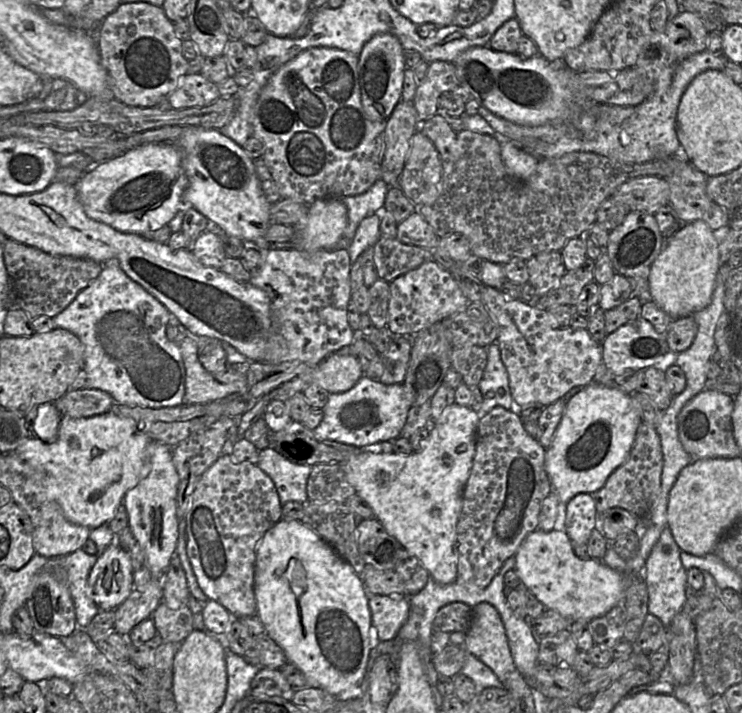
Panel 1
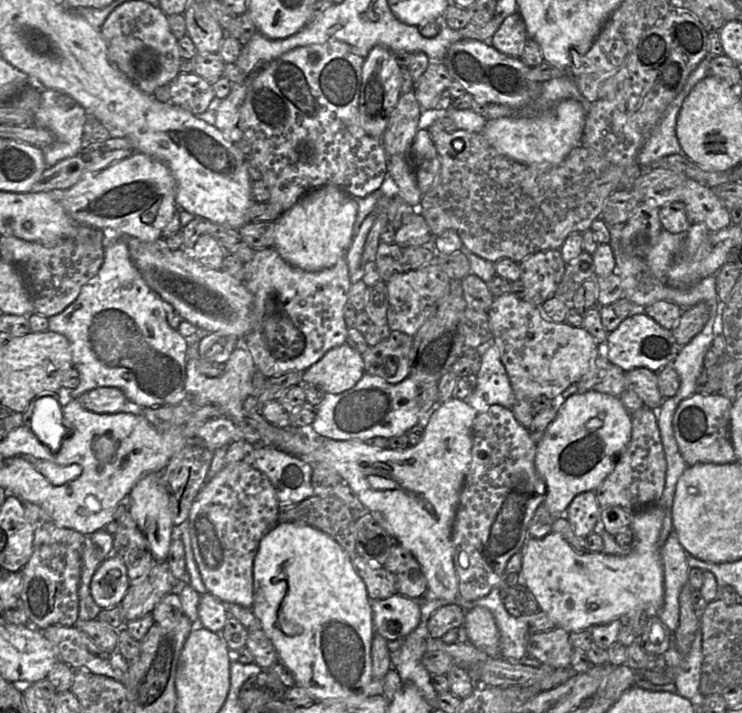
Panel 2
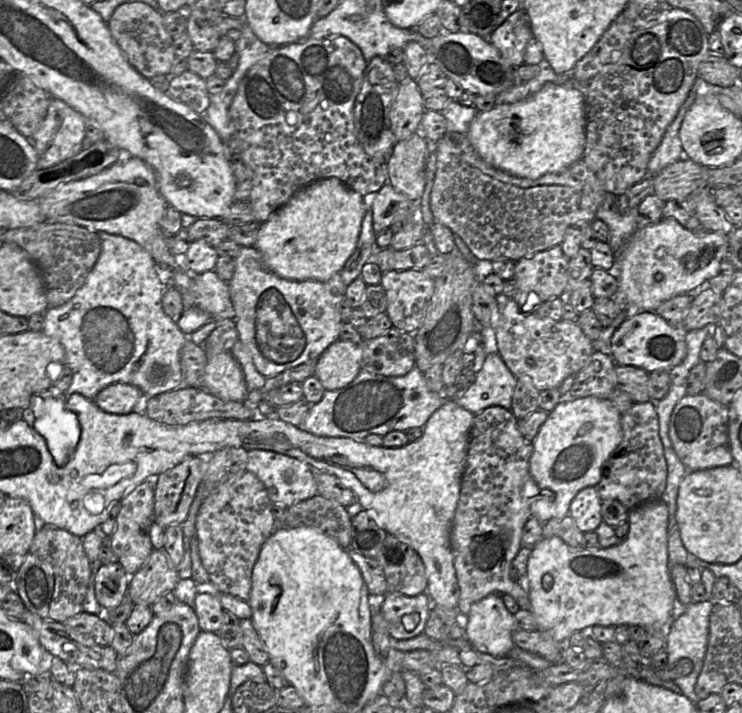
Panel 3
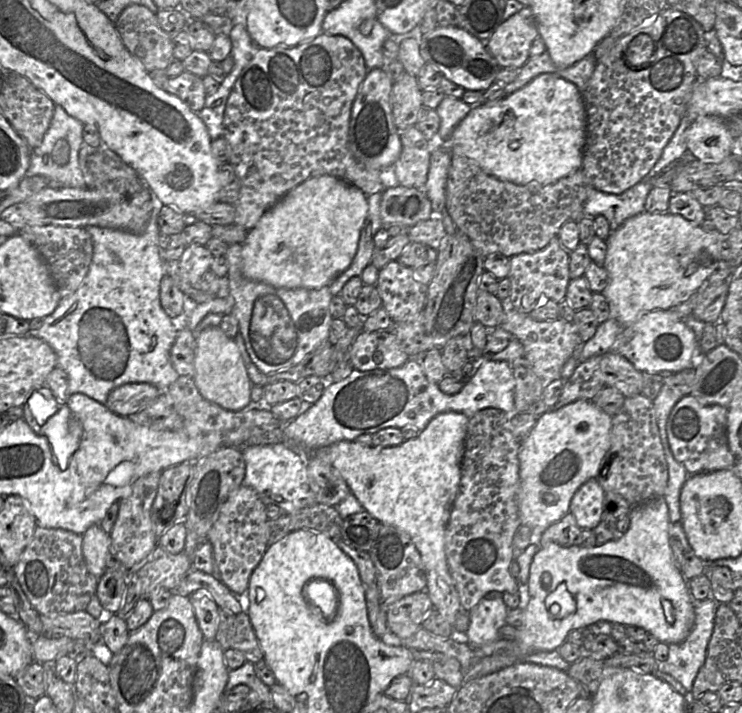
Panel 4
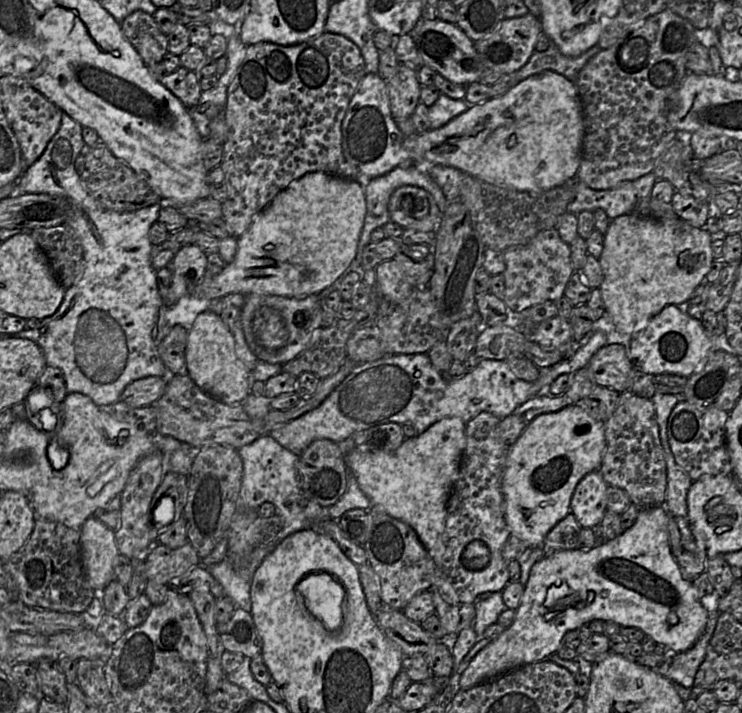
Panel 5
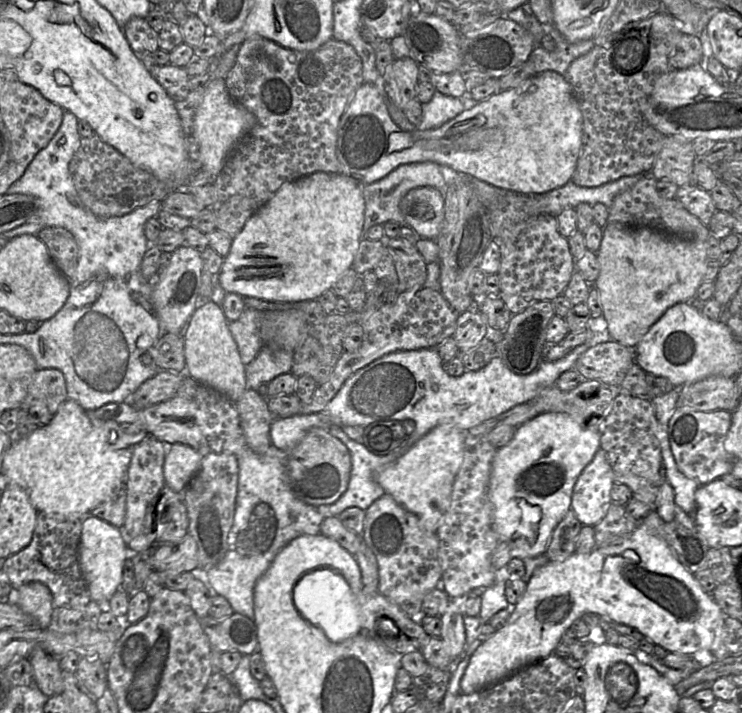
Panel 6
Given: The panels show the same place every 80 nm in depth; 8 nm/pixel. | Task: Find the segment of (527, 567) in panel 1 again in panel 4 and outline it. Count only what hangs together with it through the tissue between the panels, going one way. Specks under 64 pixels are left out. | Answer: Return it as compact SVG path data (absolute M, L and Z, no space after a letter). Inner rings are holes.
M656 498L646 503L633 506L629 512L630 526L626 533L624 533L620 538L613 539L606 542L603 545L598 545L595 547L584 548L581 546L569 546L564 547L556 543L549 543L536 552L529 568L528 577L528 604L523 609L523 623L517 628L517 632L514 640L510 641L509 645L503 651L499 651L490 656L485 656L477 660L472 667L464 670L464 681L480 678L503 668L511 666L521 660L523 660L527 655L536 652L548 652L557 650L562 644L566 642L567 635L570 631L576 629L587 628L590 625L598 621L607 621L609 623L618 623L624 626L632 625L636 627L643 628L647 633L653 635L660 643L665 644L679 644L682 643L691 632L695 623L695 612L692 603L692 596L689 591L689 584L686 578L683 576L682 572L675 566L673 561L673 553L670 547L670 521L669 512L666 501L663 498ZM543 573L549 573L551 575L552 581L549 587L543 587L541 576Z

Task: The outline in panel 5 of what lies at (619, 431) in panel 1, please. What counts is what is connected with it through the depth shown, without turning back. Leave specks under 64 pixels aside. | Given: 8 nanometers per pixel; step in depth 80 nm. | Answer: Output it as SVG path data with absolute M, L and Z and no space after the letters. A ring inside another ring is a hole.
M577 404L566 406L555 412L543 413L528 422L517 441L509 447L502 477L501 489L505 503L505 520L511 535L521 539L528 547L541 547L548 532L570 513L571 498L579 481L588 473L600 469L605 447L605 422L596 420Z

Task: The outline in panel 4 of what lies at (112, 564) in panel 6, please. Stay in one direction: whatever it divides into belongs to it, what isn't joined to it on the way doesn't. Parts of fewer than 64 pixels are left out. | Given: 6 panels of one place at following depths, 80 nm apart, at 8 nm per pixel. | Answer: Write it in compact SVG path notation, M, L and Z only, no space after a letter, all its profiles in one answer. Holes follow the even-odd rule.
M99 524L90 526L82 535L82 553L87 568L97 578L100 578L106 568L106 554L111 548L110 534L101 529Z

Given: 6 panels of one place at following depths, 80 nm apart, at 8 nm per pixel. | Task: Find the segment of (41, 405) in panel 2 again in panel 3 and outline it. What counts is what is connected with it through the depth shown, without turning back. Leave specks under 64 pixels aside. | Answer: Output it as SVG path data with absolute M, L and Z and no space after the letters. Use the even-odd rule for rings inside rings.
M49 396L43 398L43 414L39 417L35 417L33 429L43 436L47 445L52 443L54 449L62 449L66 452L67 461L68 457L78 445L81 434L81 427L76 414L68 410L65 406L65 401L61 398Z

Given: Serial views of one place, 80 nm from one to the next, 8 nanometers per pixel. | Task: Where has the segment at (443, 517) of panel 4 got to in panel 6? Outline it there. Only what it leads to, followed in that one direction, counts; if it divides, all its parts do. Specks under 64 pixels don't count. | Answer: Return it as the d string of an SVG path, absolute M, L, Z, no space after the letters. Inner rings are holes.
M440 424L419 439L394 463L383 468L376 474L376 481L391 495L397 503L408 511L416 514L424 529L437 533L441 521L449 507L455 477L463 462L465 431L451 424ZM450 598L447 610L440 617L442 622L440 639L452 660L462 655L465 649L466 634L463 616L459 601Z

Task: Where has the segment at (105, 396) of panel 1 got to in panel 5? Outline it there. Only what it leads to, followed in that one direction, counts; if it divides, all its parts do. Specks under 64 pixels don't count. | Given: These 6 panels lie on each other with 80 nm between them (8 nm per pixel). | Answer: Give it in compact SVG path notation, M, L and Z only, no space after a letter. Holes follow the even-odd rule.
M149 376L130 383L122 392L120 400L133 408L154 404L164 393L167 377Z

